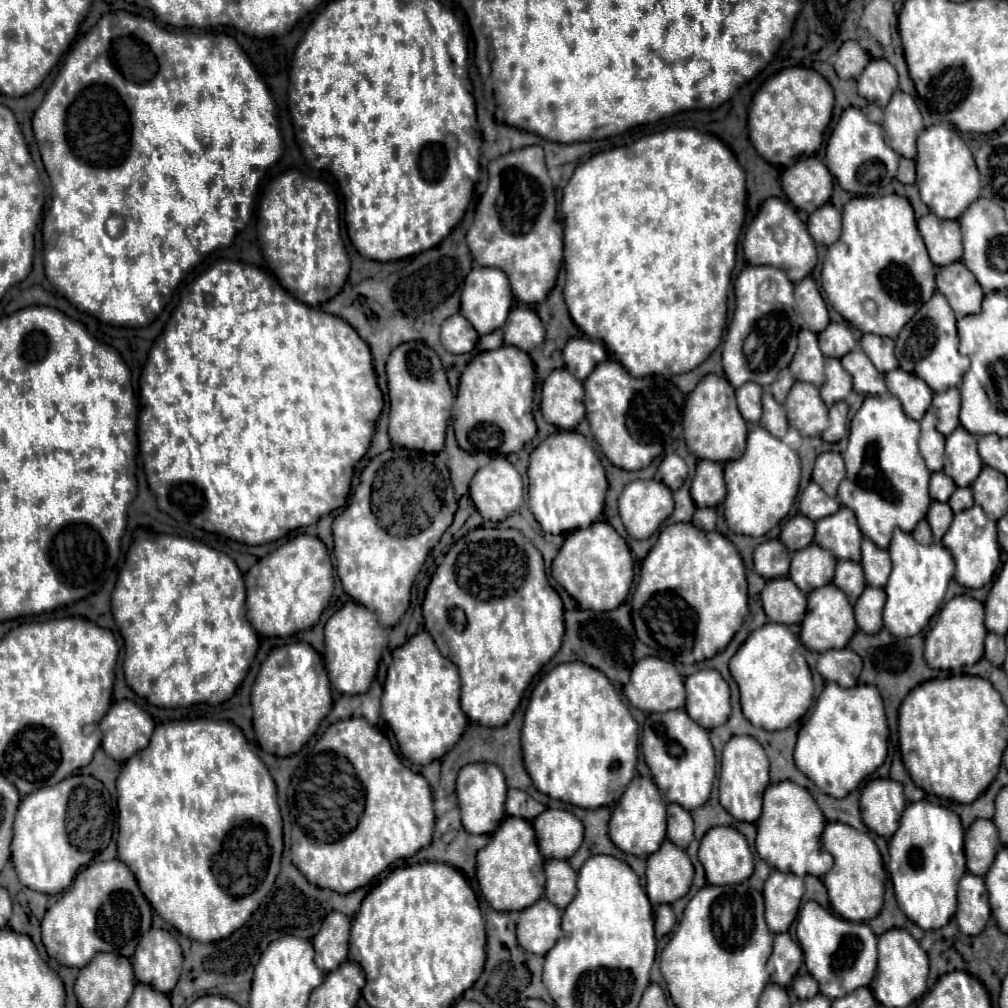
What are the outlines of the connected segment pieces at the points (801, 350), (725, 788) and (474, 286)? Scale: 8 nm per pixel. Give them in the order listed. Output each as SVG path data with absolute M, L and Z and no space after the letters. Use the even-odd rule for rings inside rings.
M801 330L797 352L789 364L793 378L803 380L803 382L811 382L819 388L825 382L823 362L825 362L825 356L817 346L817 334L811 330Z
M733 736L725 744L721 756L721 778L719 778L721 806L741 822L755 822L761 816L761 796L767 784L769 784L769 760L763 746L751 736Z
M473 266L469 276L465 278L465 286L461 292L461 314L477 328L479 334L489 334L501 328L507 320L507 314L513 304L513 294L509 292L509 280L499 268L481 268Z

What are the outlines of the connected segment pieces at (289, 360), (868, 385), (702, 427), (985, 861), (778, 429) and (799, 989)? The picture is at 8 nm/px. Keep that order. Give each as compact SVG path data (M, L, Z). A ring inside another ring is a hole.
M217 262L184 288L183 302L171 314L163 336L157 338L149 352L147 364L139 378L139 456L143 460L143 470L151 492L157 498L157 506L181 522L191 522L207 532L219 532L241 544L267 544L283 538L287 532L305 528L317 522L321 516L345 504L349 494L351 476L355 464L365 456L375 432L377 416L383 408L383 394L377 388L377 378L373 372L373 360L369 346L359 338L359 334L341 318L331 316L320 307L305 306L281 290L279 282L243 262Z
M859 348L845 354L841 358L843 368L851 374L853 378L853 390L857 394L873 394L873 396L883 396L887 394L885 388L885 378L881 372L877 372L877 368L873 368L873 362L865 356L865 352L861 352Z
M707 374L687 396L683 410L683 434L687 448L693 454L697 454L697 458L725 464L741 456L741 452L745 450L747 424L745 420L741 420L741 414L737 412L735 388L723 376Z
M975 820L965 834L967 870L973 872L975 876L985 876L999 848L1001 842L995 824L991 820Z
M769 390L763 392L763 416L761 416L759 424L765 430L773 432L773 436L777 436L777 438L783 438L789 428L785 408L781 404L777 404L777 400L773 400L773 394Z
M797 976L793 980L793 994L797 998L809 998L809 996L817 996L819 994L819 988L817 988L817 982L813 980L813 976Z

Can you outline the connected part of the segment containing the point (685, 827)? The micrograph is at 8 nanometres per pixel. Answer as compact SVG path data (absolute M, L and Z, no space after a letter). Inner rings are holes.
M679 804L667 806L667 838L679 848L687 848L693 840L693 820L691 814Z

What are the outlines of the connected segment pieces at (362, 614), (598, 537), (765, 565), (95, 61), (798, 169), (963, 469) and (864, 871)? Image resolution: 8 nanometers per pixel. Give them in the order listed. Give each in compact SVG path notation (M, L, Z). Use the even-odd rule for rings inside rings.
M347 602L339 608L325 624L325 668L331 680L331 686L341 694L363 694L369 690L381 652L387 644L387 628L377 622L377 616L357 602Z
M597 520L589 528L575 530L567 536L551 564L551 578L567 590L579 608L595 612L613 610L629 594L633 582L633 556L627 542L615 532L615 528L605 520Z
M767 540L755 548L755 570L761 574L765 580L777 578L777 576L787 576L789 572L789 556L791 552L781 544L779 540Z
M123 10L103 15L91 28L91 32L69 50L53 86L33 116L33 132L41 142L41 158L53 188L53 202L43 218L45 276L53 284L53 288L75 308L93 314L101 322L119 326L151 324L159 316L163 306L171 300L171 296L187 285L185 276L196 268L195 264L201 266L201 256L206 256L205 260L217 248L232 245L237 234L236 226L247 226L251 219L256 192L267 190L264 182L267 172L265 168L269 168L283 154L283 142L275 118L275 102L263 78L257 74L251 60L233 36L205 31L169 32L147 18ZM111 214L119 214L125 220L125 228L119 238L111 238L105 232L105 220Z
M809 156L785 168L781 174L781 186L795 208L813 212L829 202L833 176L819 158Z
M957 426L945 444L945 468L943 472L957 484L957 486L971 486L973 480L979 476L983 462L977 454L977 440L969 436L965 428Z
M829 822L821 834L821 850L829 852L835 858L833 868L821 878L827 888L831 908L845 920L867 922L875 918L883 906L885 894L883 858L875 842L867 834L851 828L849 824Z

